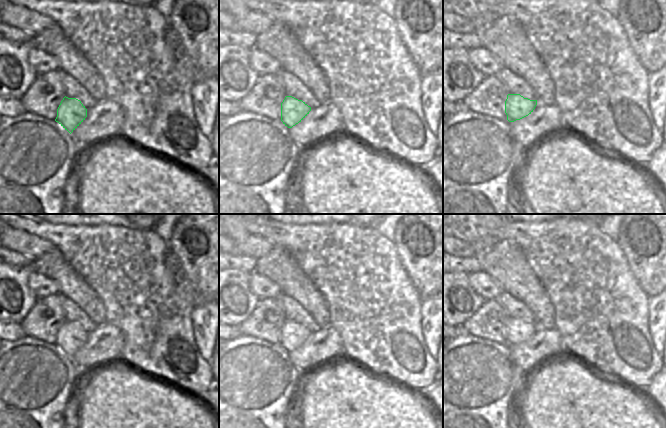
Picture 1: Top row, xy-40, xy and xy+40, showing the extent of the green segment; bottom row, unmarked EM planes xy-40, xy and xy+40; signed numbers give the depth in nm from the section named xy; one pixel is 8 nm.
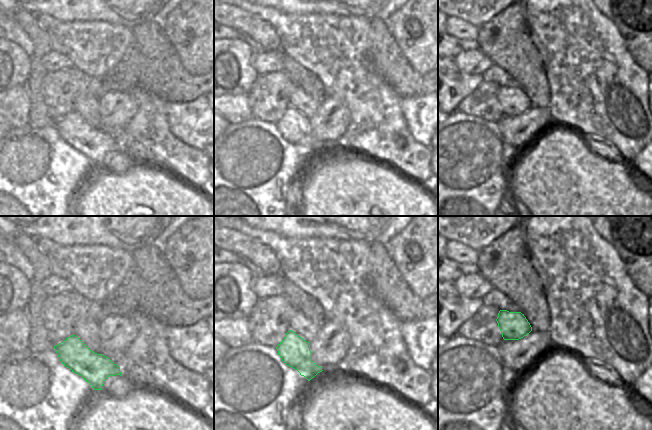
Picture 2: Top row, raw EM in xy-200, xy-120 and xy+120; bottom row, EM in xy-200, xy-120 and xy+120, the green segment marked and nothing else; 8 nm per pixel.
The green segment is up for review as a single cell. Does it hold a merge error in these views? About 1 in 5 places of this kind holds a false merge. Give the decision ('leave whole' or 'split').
leave whole

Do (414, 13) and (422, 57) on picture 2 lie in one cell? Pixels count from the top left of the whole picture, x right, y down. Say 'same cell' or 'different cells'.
same cell

